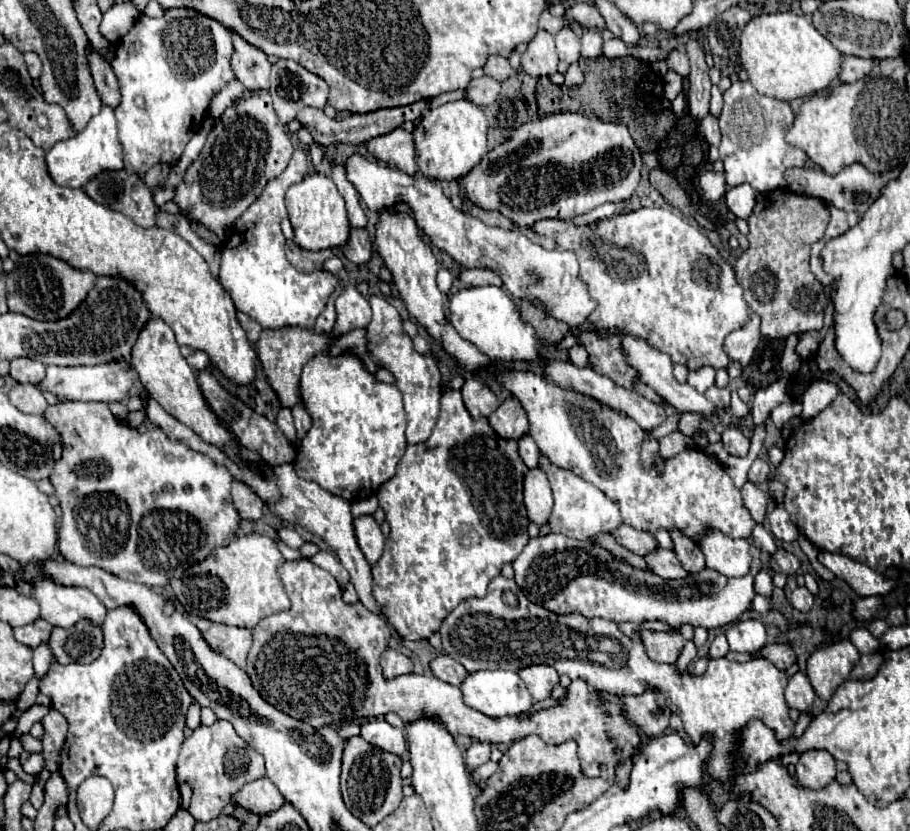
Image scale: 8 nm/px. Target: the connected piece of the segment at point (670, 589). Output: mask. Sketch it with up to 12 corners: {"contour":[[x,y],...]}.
{"contour":[[531,538],[513,560],[537,606],[613,622],[719,628],[763,568],[665,580],[591,540]]}

